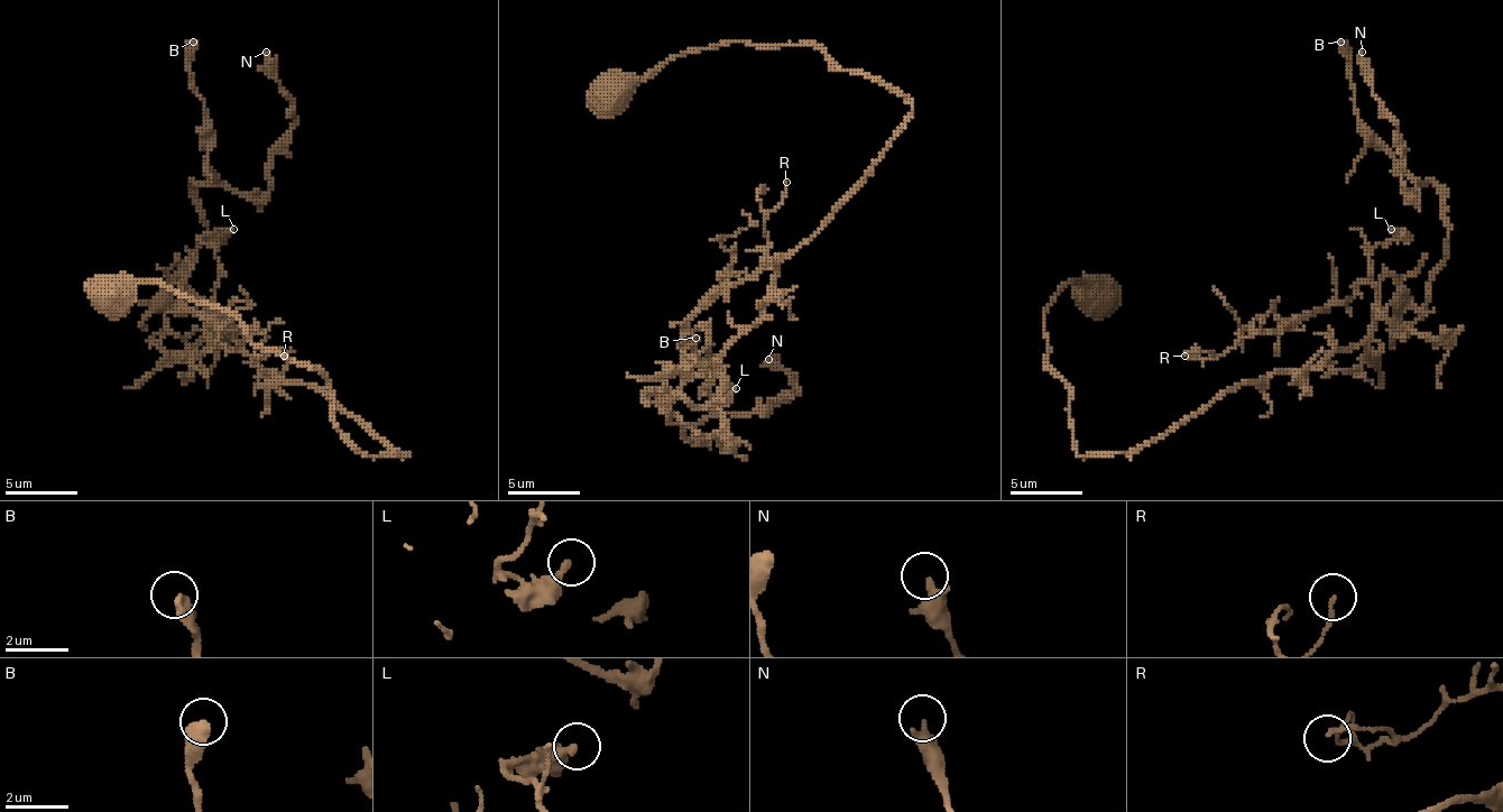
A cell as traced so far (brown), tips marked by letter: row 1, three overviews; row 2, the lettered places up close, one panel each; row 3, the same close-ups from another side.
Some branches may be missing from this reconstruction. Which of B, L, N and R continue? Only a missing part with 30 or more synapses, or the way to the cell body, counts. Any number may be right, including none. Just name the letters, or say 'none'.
none

